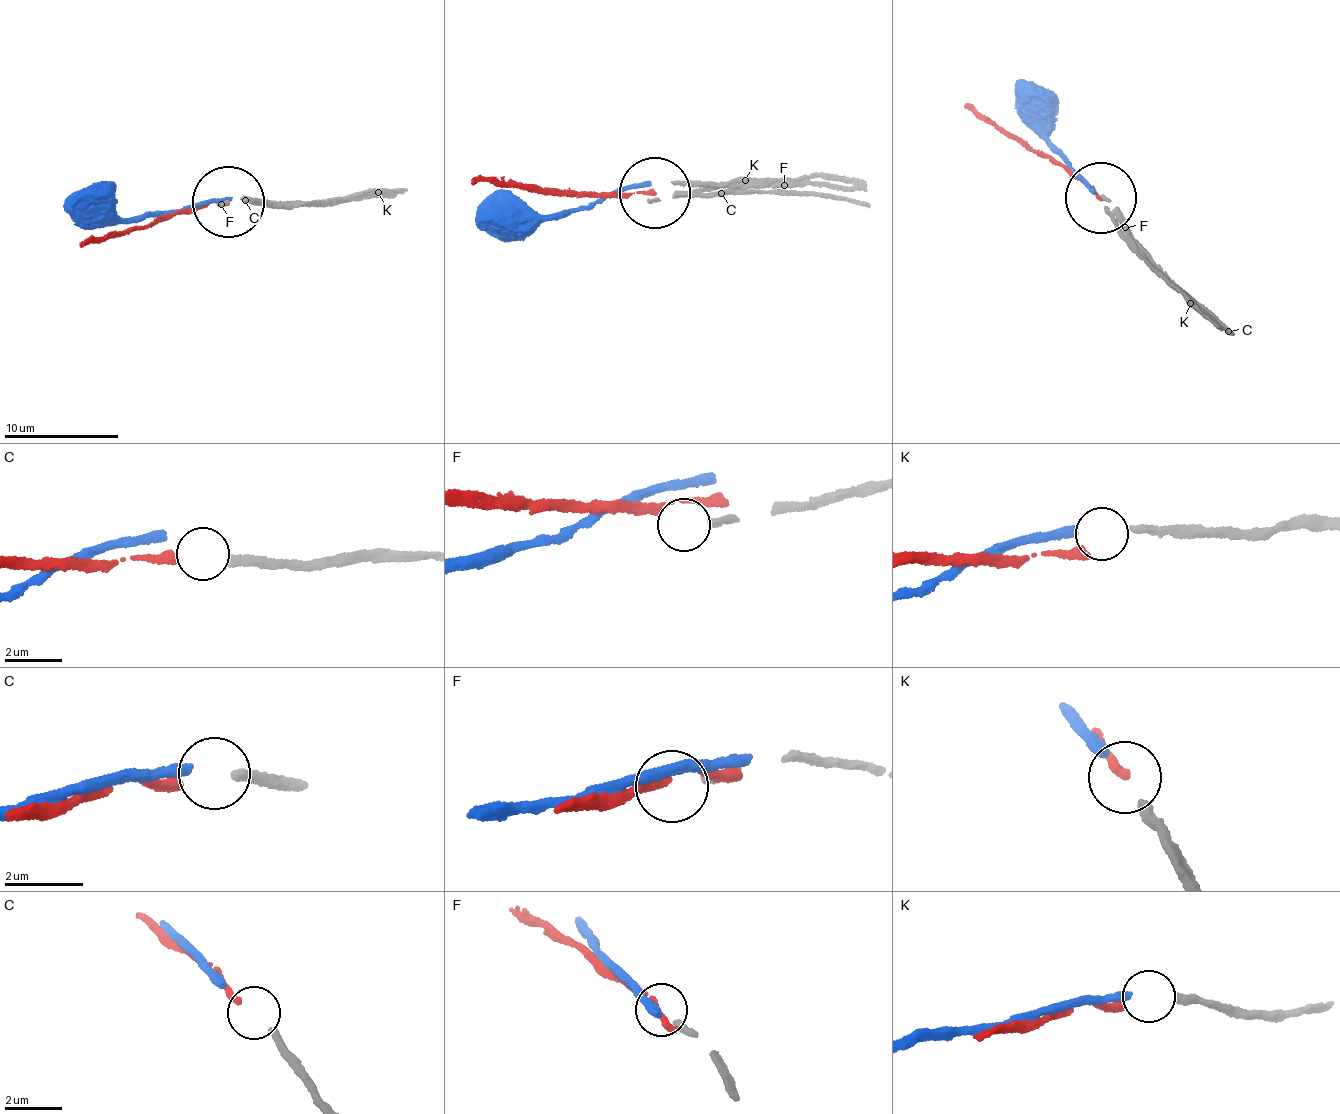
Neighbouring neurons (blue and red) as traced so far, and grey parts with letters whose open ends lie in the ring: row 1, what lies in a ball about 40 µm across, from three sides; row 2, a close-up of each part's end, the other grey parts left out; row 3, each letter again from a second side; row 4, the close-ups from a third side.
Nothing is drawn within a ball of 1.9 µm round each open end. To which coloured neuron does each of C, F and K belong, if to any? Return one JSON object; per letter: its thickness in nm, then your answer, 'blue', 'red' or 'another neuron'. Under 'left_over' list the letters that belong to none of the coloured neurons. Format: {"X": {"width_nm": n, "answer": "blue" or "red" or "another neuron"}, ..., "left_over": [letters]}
{"C": {"width_nm": 280, "answer": "red"}, "F": {"width_nm": 240, "answer": "another neuron"}, "K": {"width_nm": 280, "answer": "blue"}, "left_over": ["F"]}

